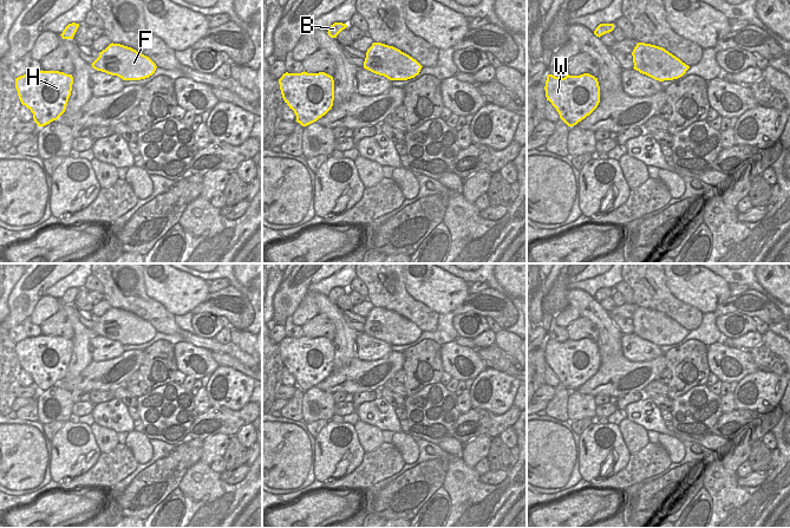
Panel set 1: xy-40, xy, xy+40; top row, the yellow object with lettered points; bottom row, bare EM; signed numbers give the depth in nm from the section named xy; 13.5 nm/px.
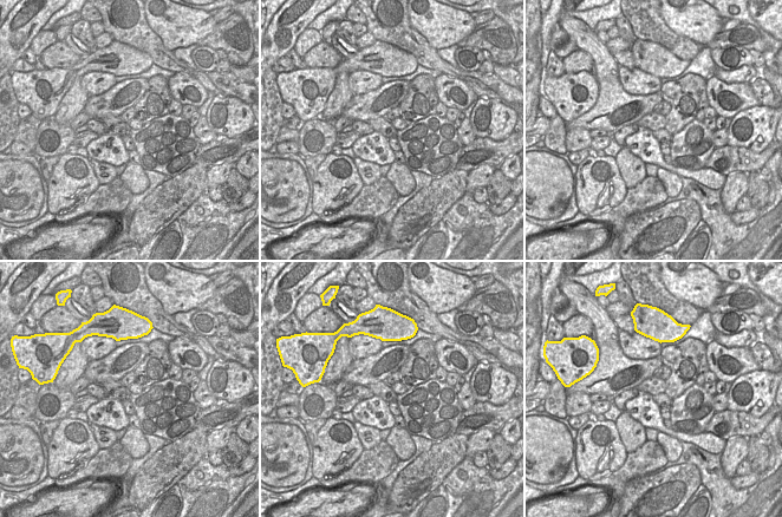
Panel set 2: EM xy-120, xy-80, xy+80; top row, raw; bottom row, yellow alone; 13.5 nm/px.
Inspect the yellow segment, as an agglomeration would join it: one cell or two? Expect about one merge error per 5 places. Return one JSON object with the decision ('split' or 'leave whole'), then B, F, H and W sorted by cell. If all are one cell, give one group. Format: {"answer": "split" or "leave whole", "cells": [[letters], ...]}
{"answer": "leave whole", "cells": [["B", "F", "H", "W"]]}

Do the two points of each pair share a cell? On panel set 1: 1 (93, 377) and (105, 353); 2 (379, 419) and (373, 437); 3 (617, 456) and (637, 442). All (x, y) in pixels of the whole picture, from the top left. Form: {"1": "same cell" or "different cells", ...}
{"1": "different cells", "2": "different cells", "3": "different cells"}

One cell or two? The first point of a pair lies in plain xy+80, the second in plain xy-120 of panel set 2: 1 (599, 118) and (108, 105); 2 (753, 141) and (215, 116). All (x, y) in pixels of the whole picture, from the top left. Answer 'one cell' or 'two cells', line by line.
1: one cell
2: one cell

